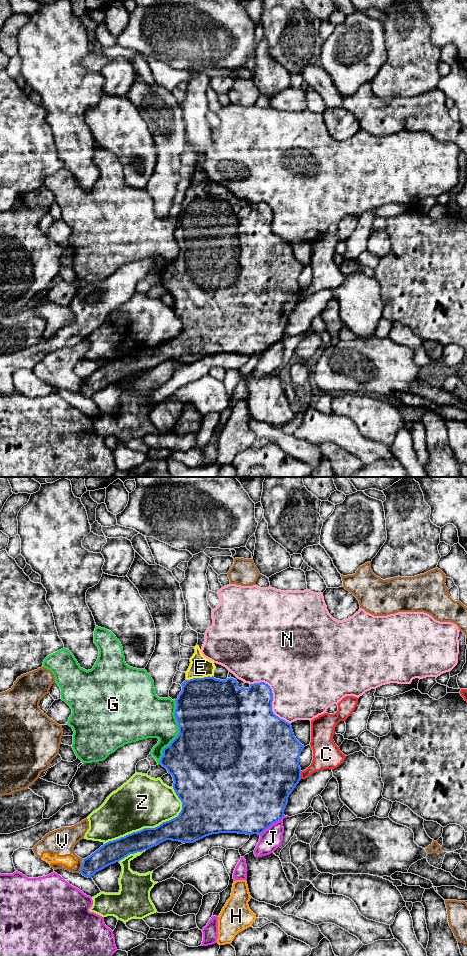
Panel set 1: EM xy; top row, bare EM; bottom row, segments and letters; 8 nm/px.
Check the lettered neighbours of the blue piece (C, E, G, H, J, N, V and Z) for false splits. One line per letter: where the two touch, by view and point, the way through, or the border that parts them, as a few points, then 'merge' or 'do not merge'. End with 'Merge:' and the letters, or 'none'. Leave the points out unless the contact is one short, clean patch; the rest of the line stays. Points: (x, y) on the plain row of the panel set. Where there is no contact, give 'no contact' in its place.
C: contact xy (300, 295); border xy (302, 291), (300, 298); do not merge
E: contact xy (199, 198); merge
G: contact xy (179, 252); do not merge
H: contact xy (83, 382); do not merge
J: contact xy (271, 344); do not merge
N: contact xy (272, 218); do not merge
V: contact xy (81, 388); border xy (82, 383), (82, 387), (78, 392); do not merge
Z: contact xy (155, 347); do not merge
Merge: E

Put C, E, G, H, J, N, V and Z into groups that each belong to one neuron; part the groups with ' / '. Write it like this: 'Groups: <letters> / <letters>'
Groups: C / E / G / H V / J / N / Z

